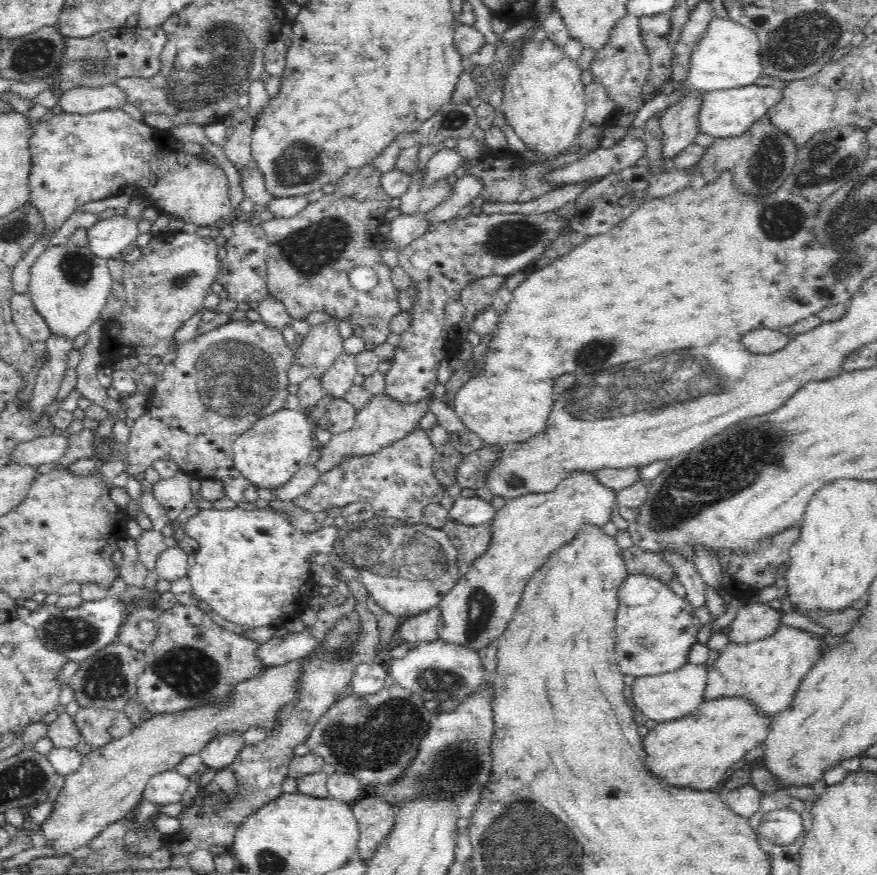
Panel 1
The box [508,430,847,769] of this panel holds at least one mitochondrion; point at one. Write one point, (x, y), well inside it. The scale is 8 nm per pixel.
(640, 641)

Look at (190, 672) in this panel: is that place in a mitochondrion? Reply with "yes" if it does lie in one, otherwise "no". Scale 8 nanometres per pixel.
yes

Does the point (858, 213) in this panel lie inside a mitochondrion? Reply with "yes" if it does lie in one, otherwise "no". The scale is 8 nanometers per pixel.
yes

